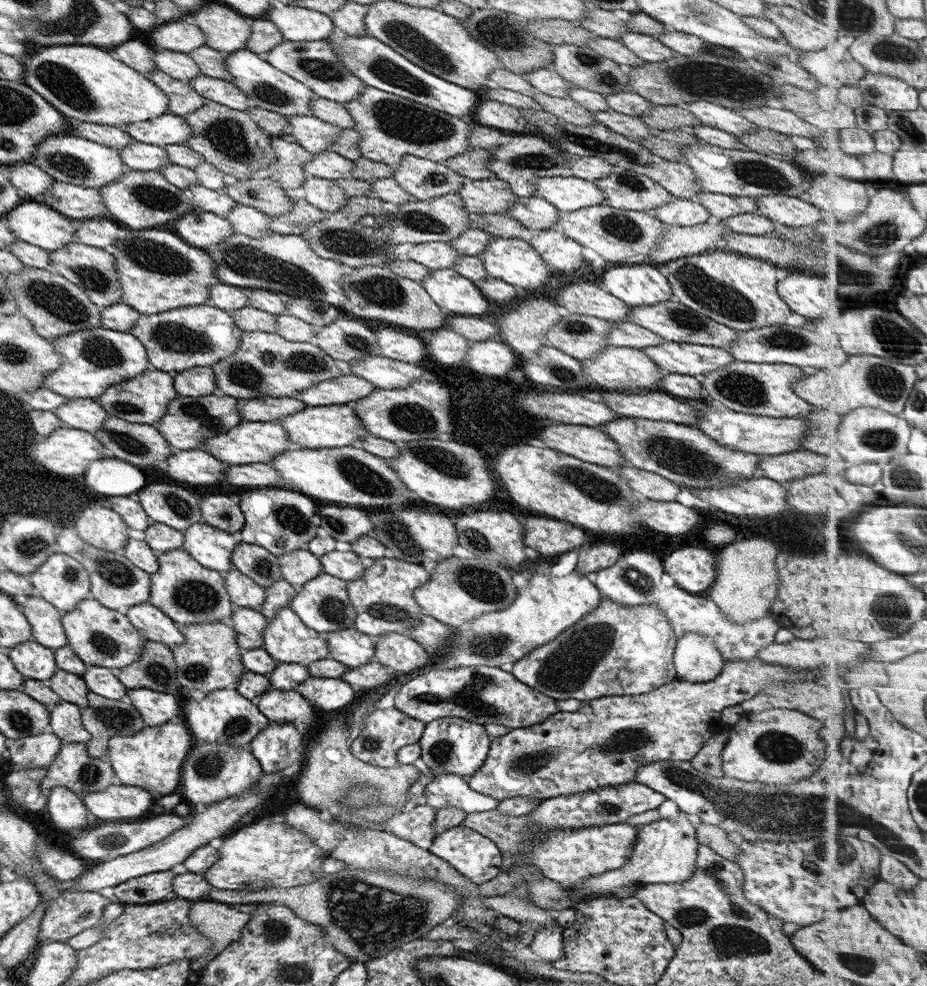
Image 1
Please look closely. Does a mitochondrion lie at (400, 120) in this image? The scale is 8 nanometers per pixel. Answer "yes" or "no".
yes

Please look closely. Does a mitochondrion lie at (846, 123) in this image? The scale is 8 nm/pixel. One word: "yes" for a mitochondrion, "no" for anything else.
no

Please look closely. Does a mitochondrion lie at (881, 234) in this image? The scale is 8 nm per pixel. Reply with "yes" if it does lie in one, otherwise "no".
yes

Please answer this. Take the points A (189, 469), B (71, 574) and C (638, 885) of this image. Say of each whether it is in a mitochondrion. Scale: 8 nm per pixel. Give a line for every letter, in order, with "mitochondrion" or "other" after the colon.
A: other
B: mitochondrion
C: other

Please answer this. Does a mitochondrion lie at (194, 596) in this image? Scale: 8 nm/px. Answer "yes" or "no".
yes

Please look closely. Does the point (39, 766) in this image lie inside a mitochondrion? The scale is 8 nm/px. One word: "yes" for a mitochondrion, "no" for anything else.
no

